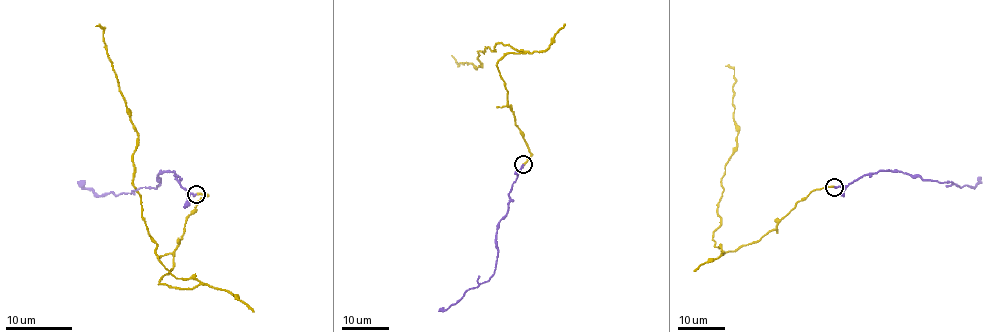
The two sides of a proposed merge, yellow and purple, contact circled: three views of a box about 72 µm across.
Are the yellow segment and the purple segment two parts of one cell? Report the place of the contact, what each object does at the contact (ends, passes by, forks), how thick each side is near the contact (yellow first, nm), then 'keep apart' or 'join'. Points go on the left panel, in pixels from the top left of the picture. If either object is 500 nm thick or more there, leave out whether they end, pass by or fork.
place (196, 194); yellow ends; purple ends; calibres 240 and 200 nm; join

